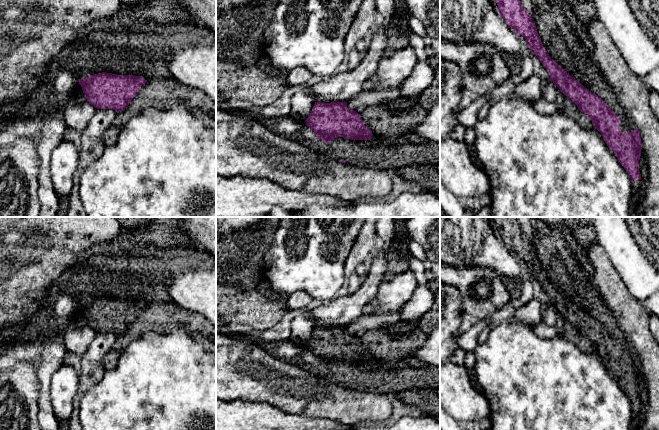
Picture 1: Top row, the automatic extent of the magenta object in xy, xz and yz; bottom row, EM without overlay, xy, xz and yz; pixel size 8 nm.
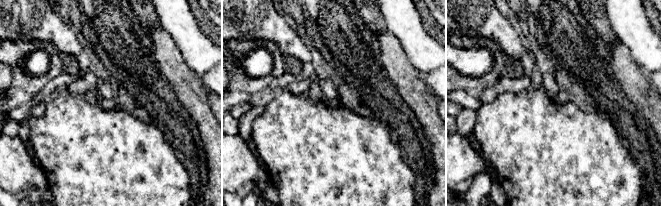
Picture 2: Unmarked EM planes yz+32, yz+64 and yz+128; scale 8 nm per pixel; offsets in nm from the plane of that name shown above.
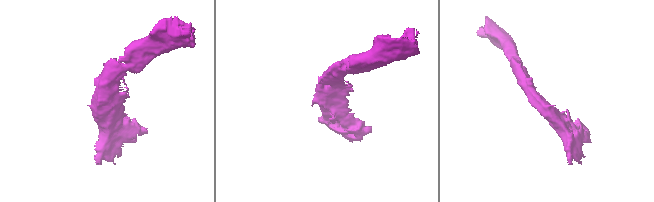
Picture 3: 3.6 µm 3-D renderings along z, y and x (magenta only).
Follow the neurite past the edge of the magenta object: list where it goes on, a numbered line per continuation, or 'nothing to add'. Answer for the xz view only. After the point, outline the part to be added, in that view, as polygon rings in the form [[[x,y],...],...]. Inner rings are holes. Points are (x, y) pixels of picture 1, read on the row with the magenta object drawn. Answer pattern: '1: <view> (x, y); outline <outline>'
nothing to add

